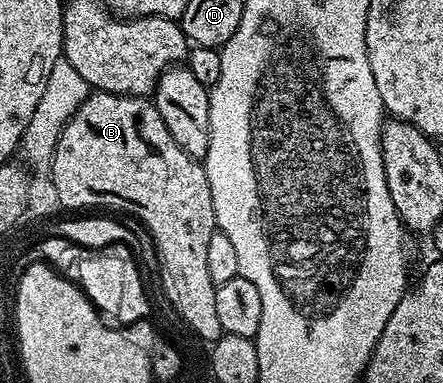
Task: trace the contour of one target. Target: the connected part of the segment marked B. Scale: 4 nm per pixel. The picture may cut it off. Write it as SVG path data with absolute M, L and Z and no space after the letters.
M94 90L61 130L51 170L51 188L61 192L66 209L126 207L135 218L141 219L153 238L152 246L156 248L164 302L172 307L174 316L181 318L199 338L208 341L221 338L223 332L215 309L217 284L211 281L211 273L207 273L207 248L211 233L217 230L211 185L204 166L175 145L175 137L171 137L167 125L163 125L163 117L159 117L159 109L152 98Z

